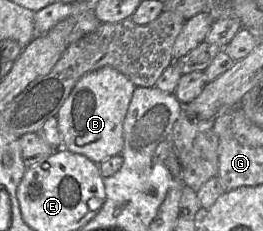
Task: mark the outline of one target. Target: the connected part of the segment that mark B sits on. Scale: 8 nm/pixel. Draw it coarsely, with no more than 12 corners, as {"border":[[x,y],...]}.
{"border":[[110,66],[82,76],[56,115],[62,147],[121,155],[135,87]]}

